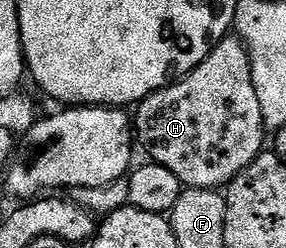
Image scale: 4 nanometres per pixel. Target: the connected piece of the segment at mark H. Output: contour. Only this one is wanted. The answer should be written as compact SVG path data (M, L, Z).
M228 37L220 41L188 75L145 97L133 115L133 131L148 151L150 162L165 165L183 182L184 188L213 191L226 188L257 156L263 154L265 128L261 117L261 101L253 89L253 73L249 53L242 39Z

